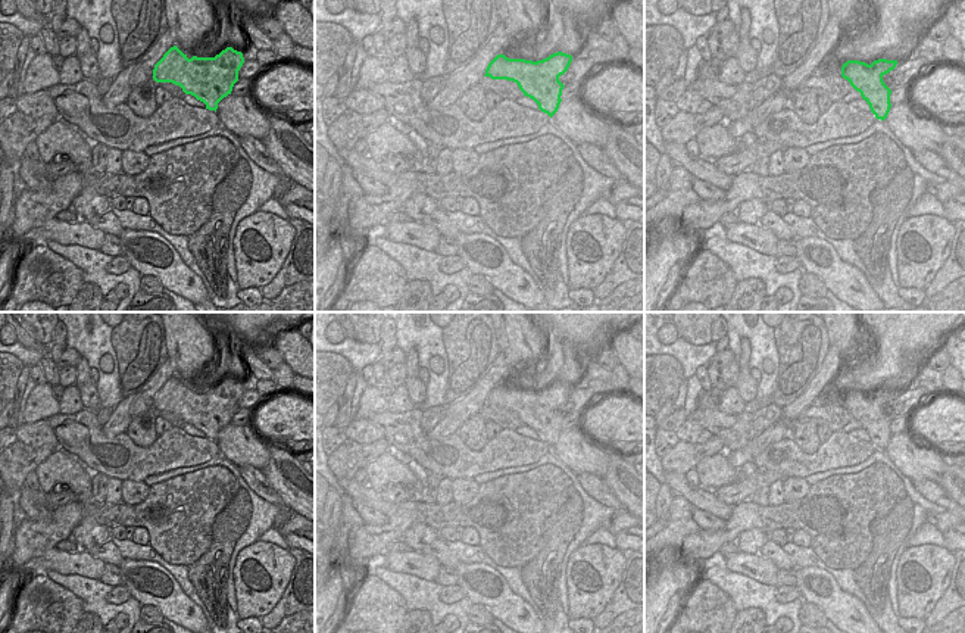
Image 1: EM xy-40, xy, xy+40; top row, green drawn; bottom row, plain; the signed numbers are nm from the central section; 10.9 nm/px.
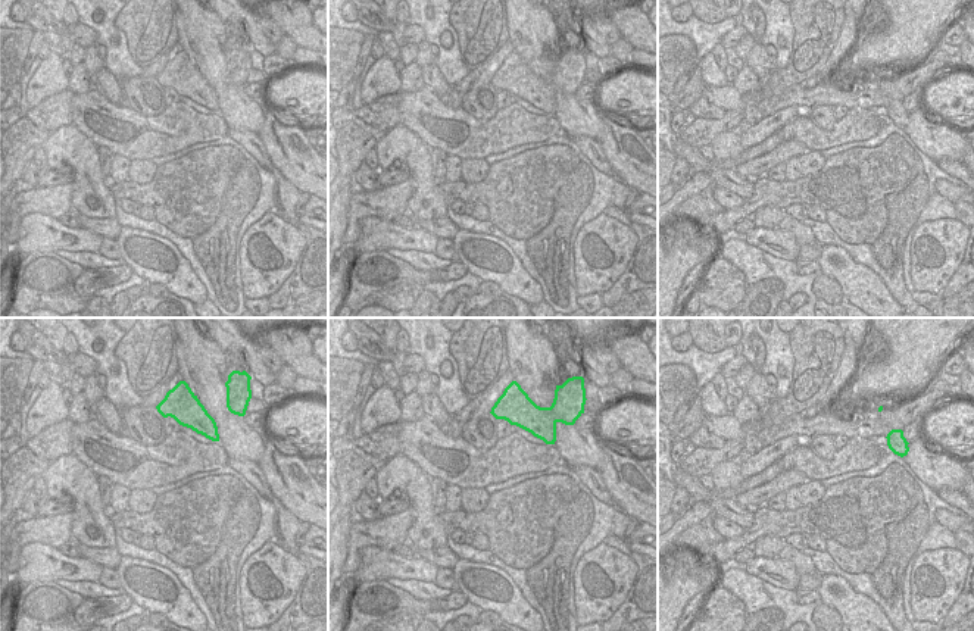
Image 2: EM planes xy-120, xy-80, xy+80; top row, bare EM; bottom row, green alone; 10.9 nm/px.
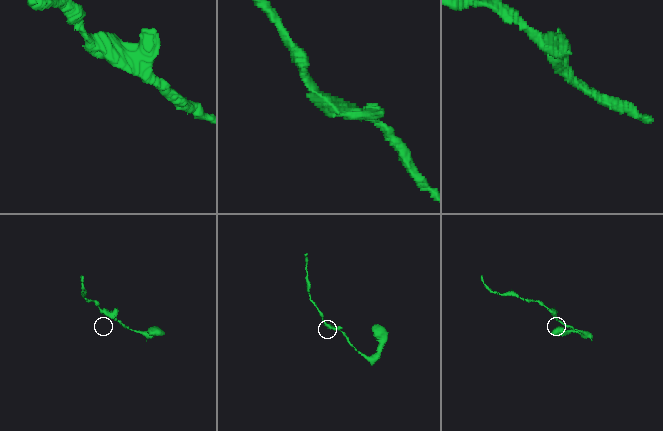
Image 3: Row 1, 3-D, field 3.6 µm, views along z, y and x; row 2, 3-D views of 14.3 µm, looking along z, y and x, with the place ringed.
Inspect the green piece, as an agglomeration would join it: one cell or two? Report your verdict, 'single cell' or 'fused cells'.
fused cells

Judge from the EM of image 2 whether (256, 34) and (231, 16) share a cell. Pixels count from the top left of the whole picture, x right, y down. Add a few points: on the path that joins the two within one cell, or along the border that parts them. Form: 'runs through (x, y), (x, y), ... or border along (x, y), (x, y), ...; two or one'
runs through (249, 27), (249, 22), (239, 16); one

